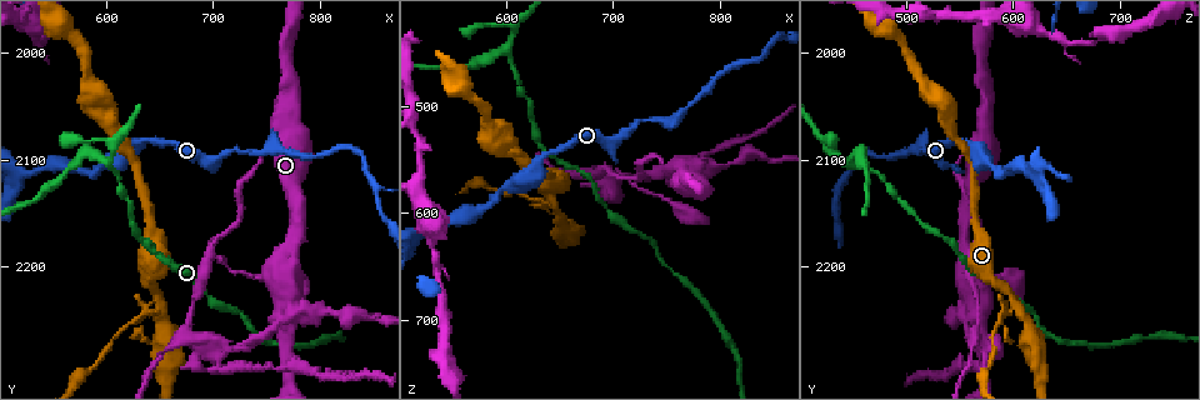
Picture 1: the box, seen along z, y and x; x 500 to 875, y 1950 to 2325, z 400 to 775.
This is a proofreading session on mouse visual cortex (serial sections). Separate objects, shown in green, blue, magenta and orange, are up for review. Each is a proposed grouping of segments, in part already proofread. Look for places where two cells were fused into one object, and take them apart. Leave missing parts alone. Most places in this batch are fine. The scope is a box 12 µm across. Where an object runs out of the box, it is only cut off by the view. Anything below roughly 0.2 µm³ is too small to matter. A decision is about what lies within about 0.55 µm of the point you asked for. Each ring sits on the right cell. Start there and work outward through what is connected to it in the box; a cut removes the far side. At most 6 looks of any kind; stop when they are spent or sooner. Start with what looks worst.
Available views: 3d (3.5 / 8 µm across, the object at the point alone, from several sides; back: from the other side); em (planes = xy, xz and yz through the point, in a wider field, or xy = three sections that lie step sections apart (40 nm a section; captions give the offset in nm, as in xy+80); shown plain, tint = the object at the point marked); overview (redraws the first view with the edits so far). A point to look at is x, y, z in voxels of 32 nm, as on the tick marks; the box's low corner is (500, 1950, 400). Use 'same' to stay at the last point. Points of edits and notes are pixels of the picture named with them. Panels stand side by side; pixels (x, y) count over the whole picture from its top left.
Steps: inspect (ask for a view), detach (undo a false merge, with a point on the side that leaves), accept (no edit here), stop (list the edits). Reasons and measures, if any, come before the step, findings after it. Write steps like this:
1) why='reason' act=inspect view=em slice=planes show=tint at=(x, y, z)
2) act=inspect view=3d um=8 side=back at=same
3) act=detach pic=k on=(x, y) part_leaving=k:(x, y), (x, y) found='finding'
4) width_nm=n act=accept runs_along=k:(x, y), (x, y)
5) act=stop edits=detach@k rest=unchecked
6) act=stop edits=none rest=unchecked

why='sharp bend' act=inspect view=3d um=8 at=(760, 2246, 562)

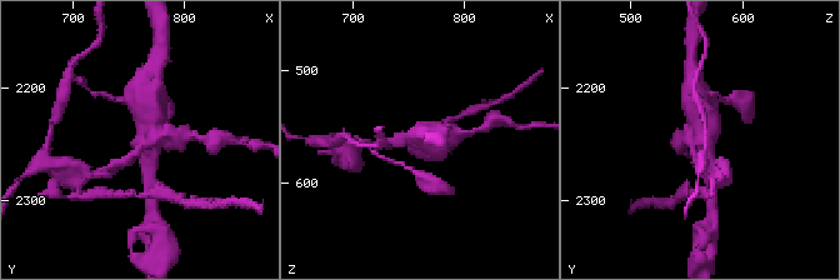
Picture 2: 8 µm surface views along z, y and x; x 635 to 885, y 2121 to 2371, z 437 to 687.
act=inspect view=em slice=xy step=2 show=tint at=(760, 2248, 562)

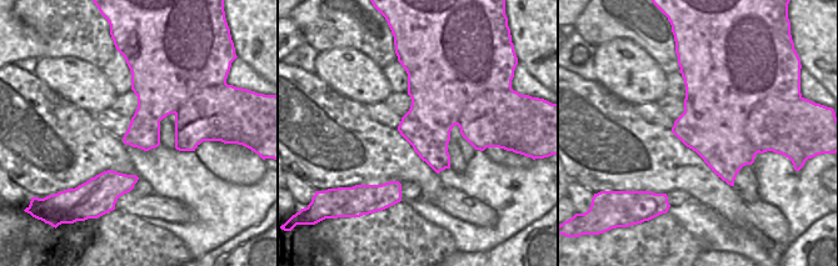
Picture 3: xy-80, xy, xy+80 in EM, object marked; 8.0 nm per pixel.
act=detach pic=2 on=(181, 135) found='a second cell is stuck on'

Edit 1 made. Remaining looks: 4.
why='calibre changes' act=inspect view=3d um=3.5 at=(646, 2234, 598)

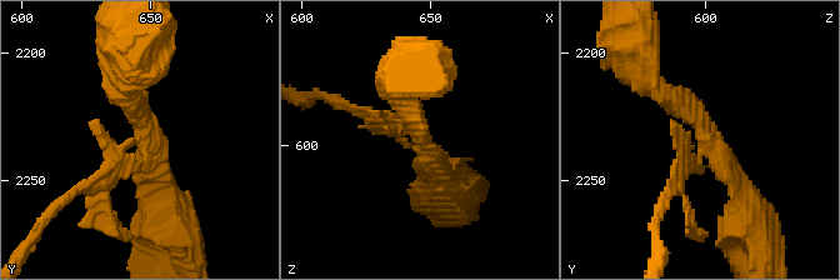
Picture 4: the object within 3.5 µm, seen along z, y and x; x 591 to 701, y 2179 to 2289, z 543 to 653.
act=inspect view=em slice=xy step=3 show=tint at=(649, 2233, 599)

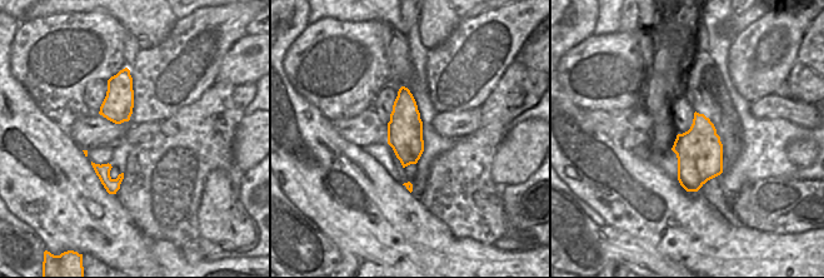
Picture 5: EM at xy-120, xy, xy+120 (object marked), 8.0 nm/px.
act=accept runs_along=4:(651, 79), (700, 125), (745, 201) found='continuous, no second cell'

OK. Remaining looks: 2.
act=inspect view=em slice=xy step=1 show=tint at=(854, 2126, 438)

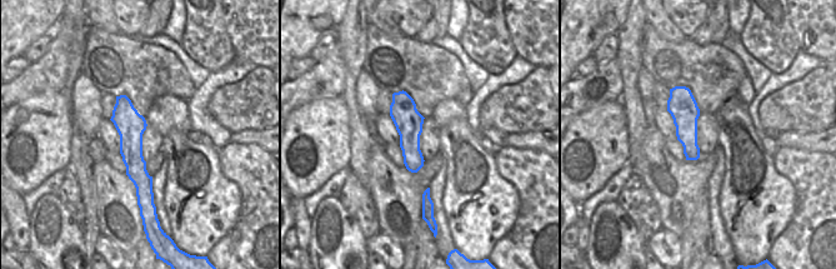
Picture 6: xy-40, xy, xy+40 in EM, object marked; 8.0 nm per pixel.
act=inspect view=3d um=3.5 at=same

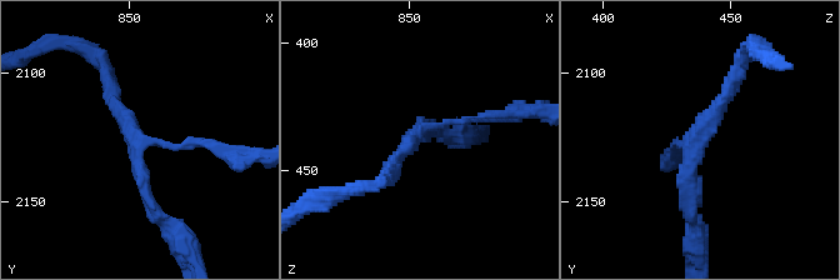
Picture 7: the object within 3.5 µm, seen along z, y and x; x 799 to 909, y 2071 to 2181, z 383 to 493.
act=accept runs_along=7:(106, 75), (160, 216) found='one cell here'

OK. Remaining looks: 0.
act=stop edits=detach@2 rest=unchecked

